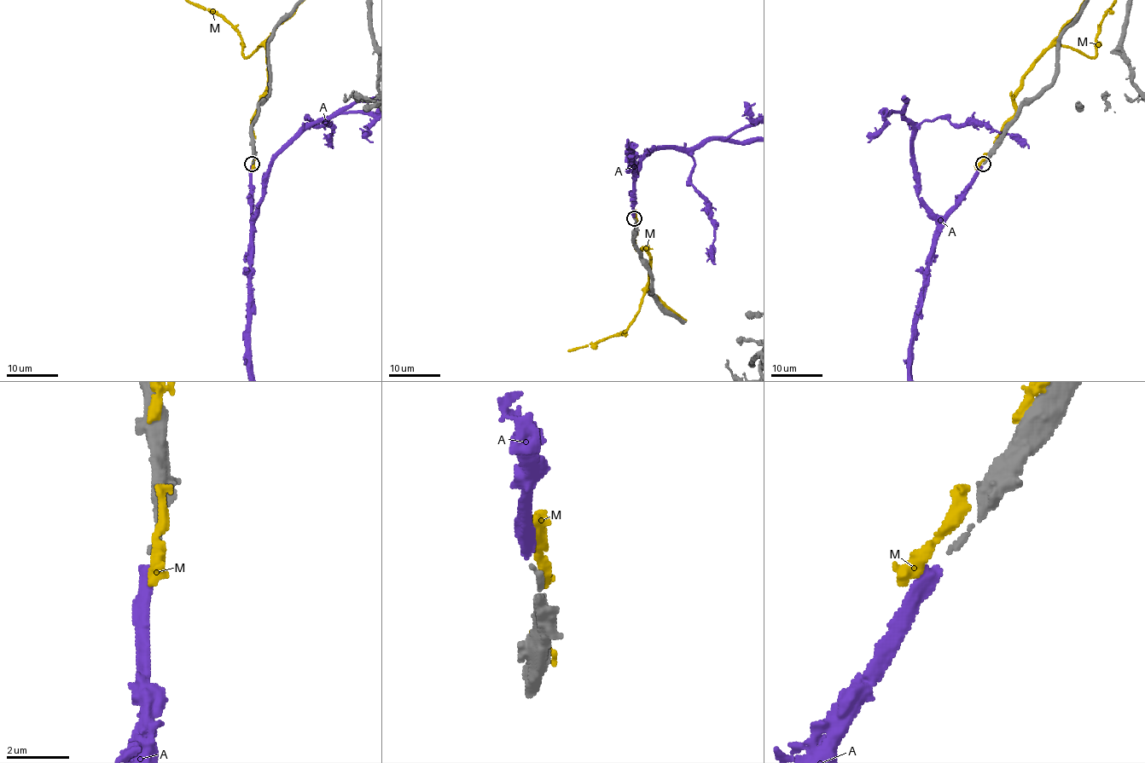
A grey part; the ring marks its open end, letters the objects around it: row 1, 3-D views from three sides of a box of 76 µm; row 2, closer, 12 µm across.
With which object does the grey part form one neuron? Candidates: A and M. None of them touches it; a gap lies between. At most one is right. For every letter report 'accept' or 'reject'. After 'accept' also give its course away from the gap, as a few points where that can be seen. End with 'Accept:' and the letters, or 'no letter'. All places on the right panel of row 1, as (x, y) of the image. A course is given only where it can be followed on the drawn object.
A: accept
M: reject
Accept: A

